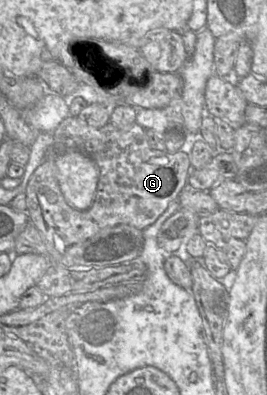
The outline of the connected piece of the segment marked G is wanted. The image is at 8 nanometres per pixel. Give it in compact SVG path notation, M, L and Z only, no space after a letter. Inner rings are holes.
M68 116L54 130L53 144L26 186L28 220L45 238L51 258L60 258L67 247L93 237L106 227L127 224L143 230L152 225L170 202L179 197L190 172L187 153L153 150L148 144L145 129L137 122L126 126L109 122L102 127L93 127L78 117ZM70 151L85 153L99 169L93 203L84 211L77 210L65 200L57 180L55 162Z

